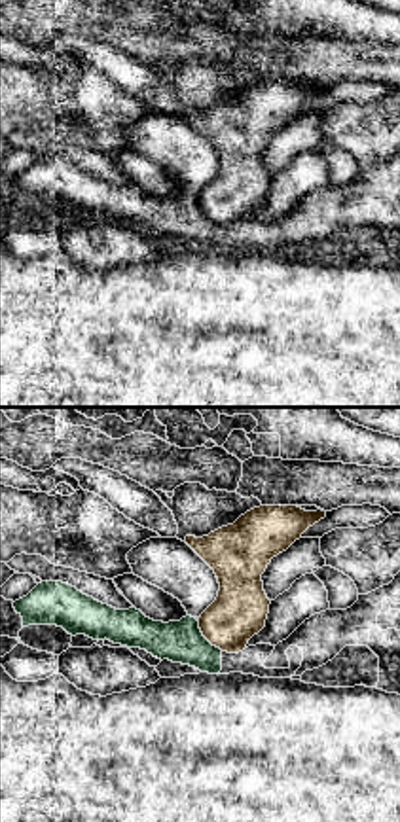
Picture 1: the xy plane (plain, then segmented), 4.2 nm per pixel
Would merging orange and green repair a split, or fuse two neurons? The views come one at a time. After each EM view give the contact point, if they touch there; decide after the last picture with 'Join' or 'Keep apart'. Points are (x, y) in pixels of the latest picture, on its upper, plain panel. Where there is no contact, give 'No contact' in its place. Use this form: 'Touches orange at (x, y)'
Touches orange at (207, 214)

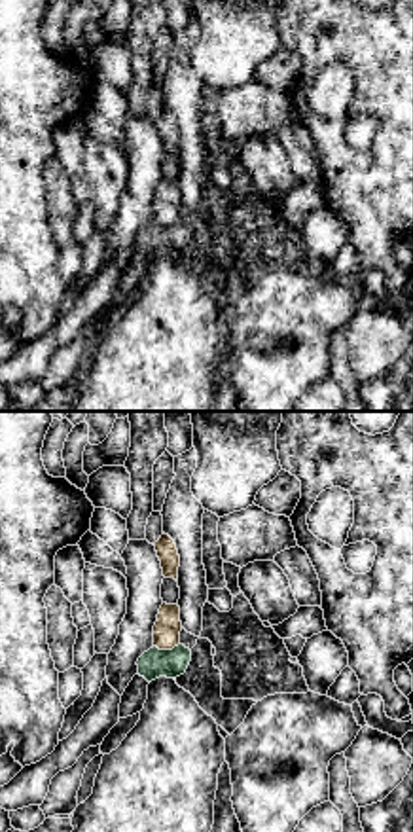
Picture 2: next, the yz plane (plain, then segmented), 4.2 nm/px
Touches orange at (165, 224)

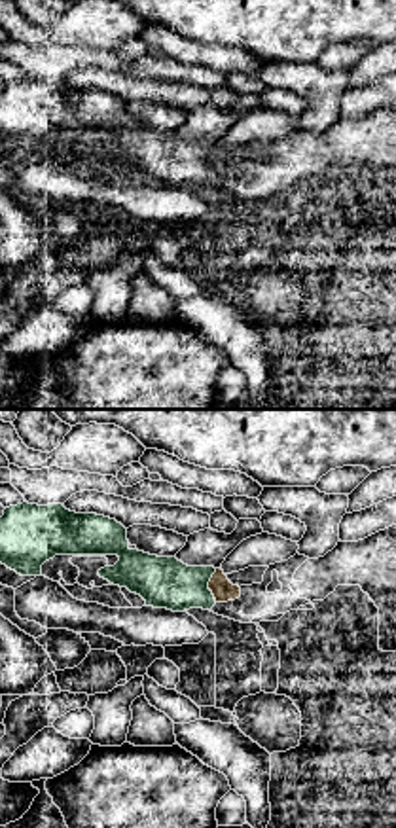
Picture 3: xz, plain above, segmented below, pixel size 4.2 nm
Touches orange at (209, 162)

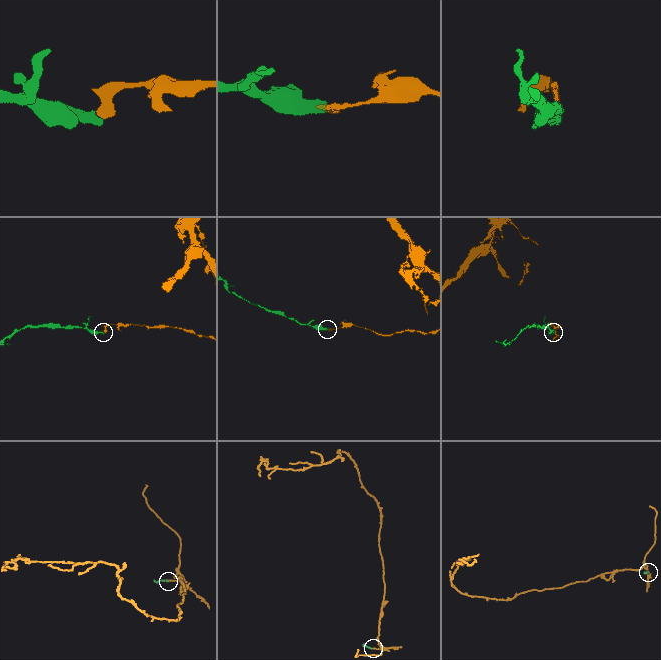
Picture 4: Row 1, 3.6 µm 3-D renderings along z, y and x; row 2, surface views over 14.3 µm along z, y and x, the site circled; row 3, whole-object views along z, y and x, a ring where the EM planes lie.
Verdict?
Keep apart

